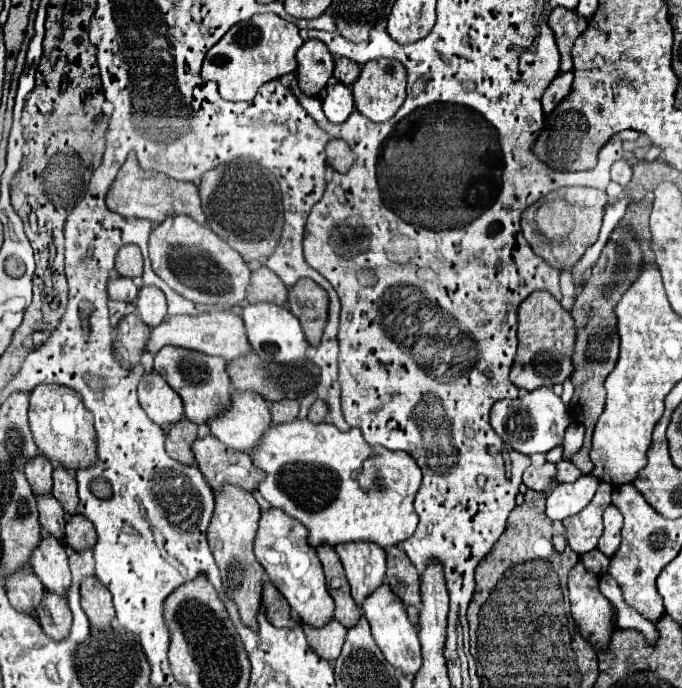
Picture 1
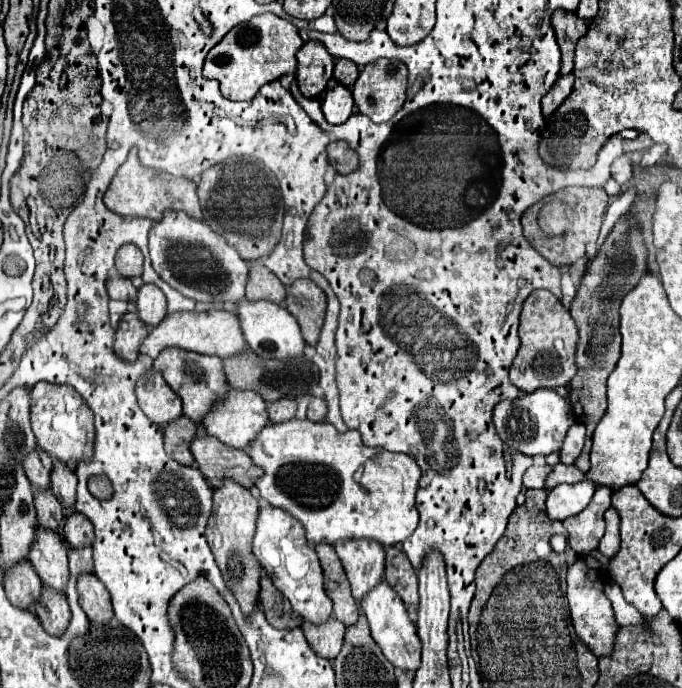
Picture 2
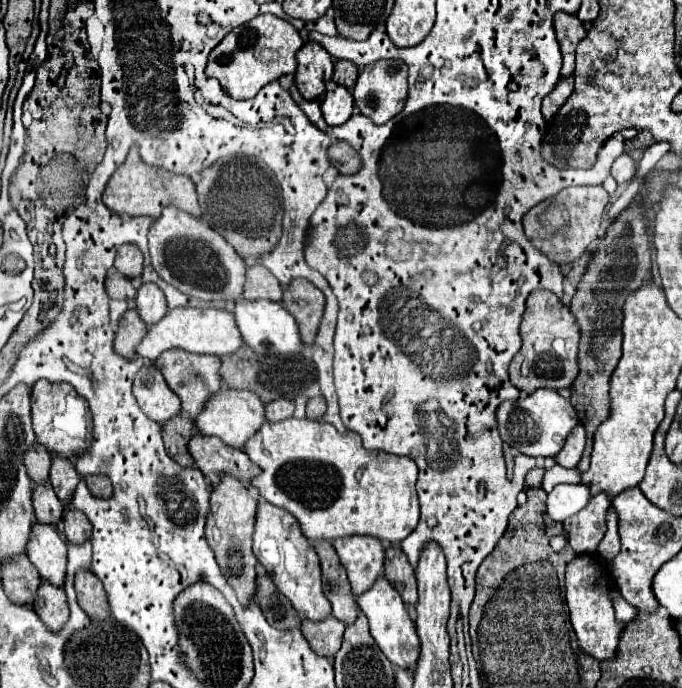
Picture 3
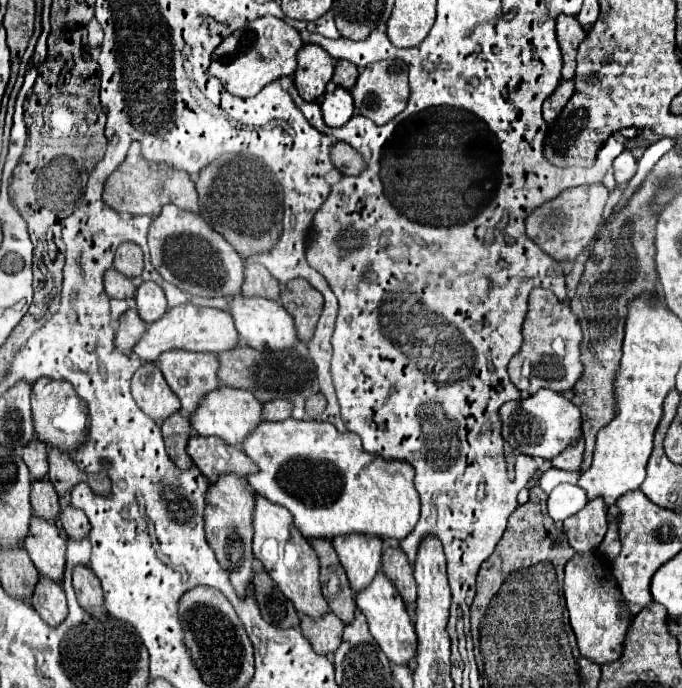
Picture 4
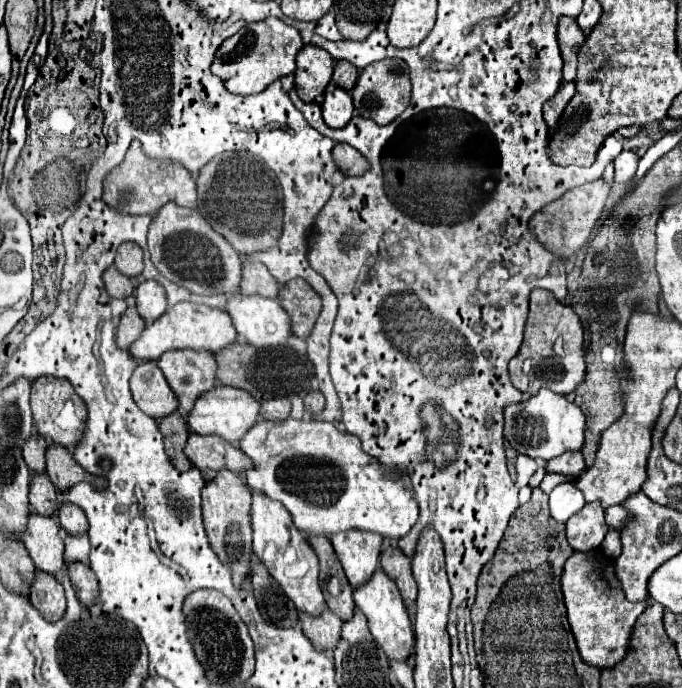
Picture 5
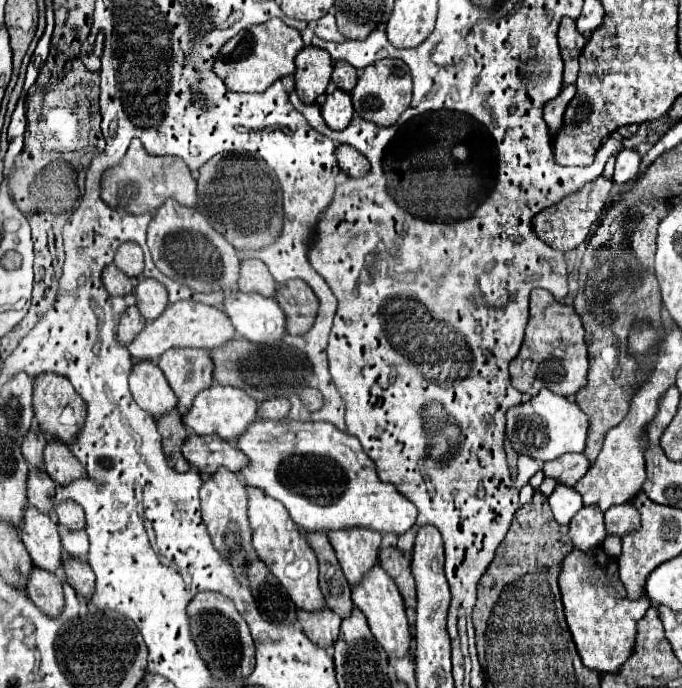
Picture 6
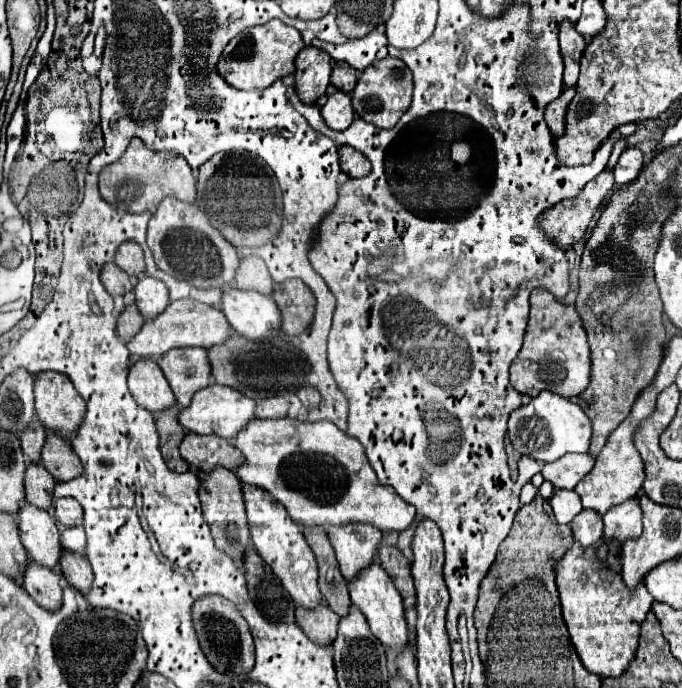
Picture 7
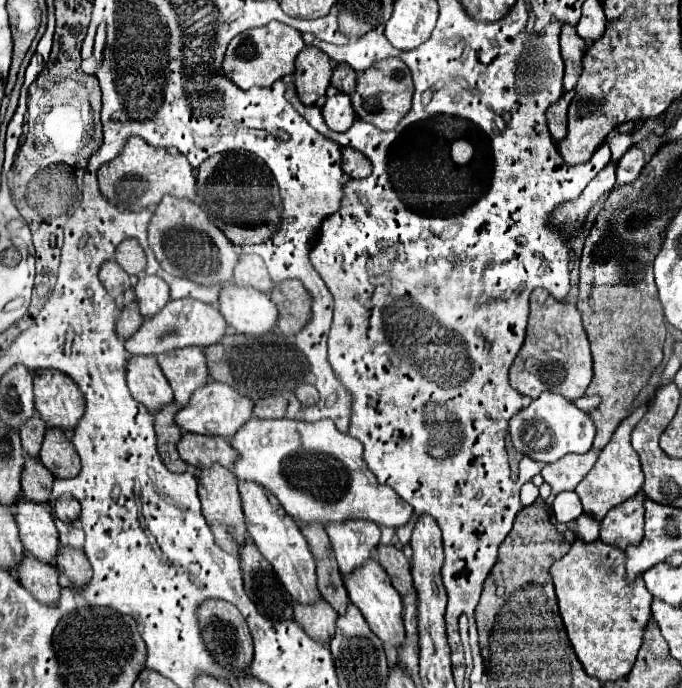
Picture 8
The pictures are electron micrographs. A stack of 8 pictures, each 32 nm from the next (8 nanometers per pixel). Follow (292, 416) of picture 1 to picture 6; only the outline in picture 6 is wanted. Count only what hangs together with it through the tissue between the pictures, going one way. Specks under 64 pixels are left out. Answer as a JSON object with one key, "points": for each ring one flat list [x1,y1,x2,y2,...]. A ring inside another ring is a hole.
{"points":[[272,398,272,400,264,400,258,404,258,418,264,420,278,420,278,418,286,418,290,410,290,402,286,398]]}

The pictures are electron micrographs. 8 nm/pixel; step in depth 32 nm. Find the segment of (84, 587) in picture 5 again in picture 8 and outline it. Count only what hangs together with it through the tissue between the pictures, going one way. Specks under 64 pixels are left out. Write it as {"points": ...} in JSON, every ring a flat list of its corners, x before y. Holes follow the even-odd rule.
{"points":[[60,542,58,554,56,554,56,568,62,574,66,574,70,578,70,582,76,586,84,586,92,578,92,570,90,570,90,562,88,562,86,554,82,550,62,544,62,542]]}

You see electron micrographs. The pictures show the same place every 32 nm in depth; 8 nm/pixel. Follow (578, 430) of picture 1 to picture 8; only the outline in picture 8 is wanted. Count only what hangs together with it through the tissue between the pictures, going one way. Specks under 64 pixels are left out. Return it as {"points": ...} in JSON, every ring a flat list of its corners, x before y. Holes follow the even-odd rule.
{"points":[[590,450,586,454,568,454,562,460,548,464,546,470,542,470,544,482,552,486,552,496,546,500,548,504,554,500,554,496,562,490,574,490,578,482,588,474,588,470,596,464,598,452]]}

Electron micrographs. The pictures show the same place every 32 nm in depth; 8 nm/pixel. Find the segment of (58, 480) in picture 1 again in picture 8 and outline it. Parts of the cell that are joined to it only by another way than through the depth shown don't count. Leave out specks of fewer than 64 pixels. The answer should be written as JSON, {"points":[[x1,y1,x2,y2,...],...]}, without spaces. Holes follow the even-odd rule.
{"points":[[48,428,40,448,40,462,52,470,54,476,76,476,80,472,80,458,70,436,62,428]]}

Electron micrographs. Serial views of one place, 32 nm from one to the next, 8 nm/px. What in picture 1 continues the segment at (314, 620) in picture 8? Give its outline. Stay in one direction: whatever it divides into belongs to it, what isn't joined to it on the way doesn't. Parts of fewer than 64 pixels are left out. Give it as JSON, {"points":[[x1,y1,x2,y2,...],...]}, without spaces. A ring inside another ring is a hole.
{"points":[[332,620,332,622,324,624,322,628,304,624,304,632,306,632,308,644,320,658,324,658,328,662,334,662,338,658,344,638,346,638,346,628,338,620]]}

